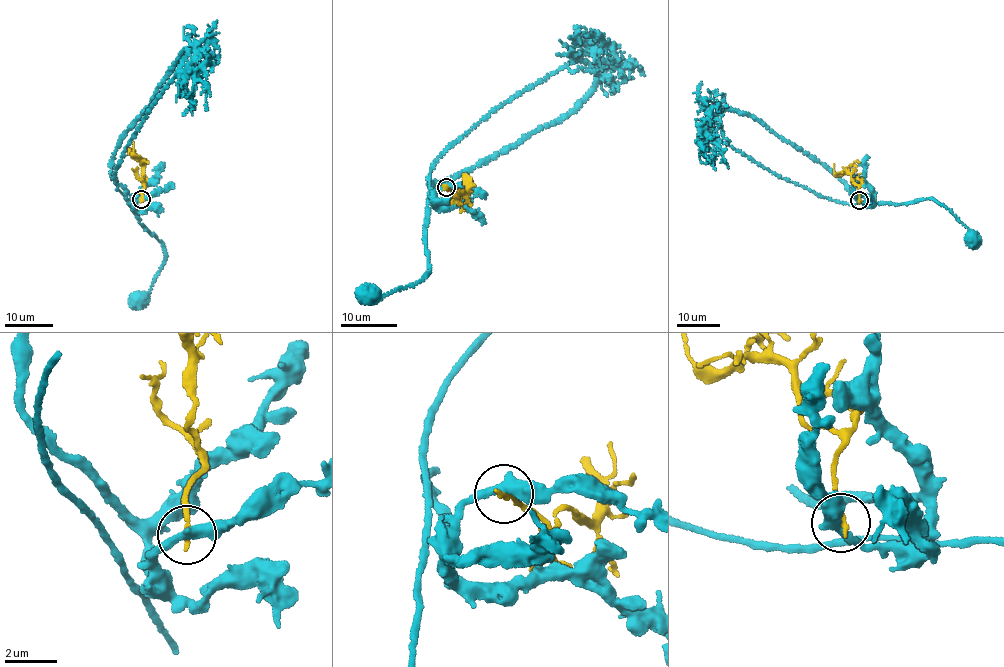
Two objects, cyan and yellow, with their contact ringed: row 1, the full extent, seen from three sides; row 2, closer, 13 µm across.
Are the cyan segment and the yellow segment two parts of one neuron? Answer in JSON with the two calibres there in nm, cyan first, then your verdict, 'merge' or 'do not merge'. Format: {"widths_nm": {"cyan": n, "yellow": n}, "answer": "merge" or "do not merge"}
{"widths_nm": {"cyan": 400, "yellow": 240}, "answer": "do not merge"}

